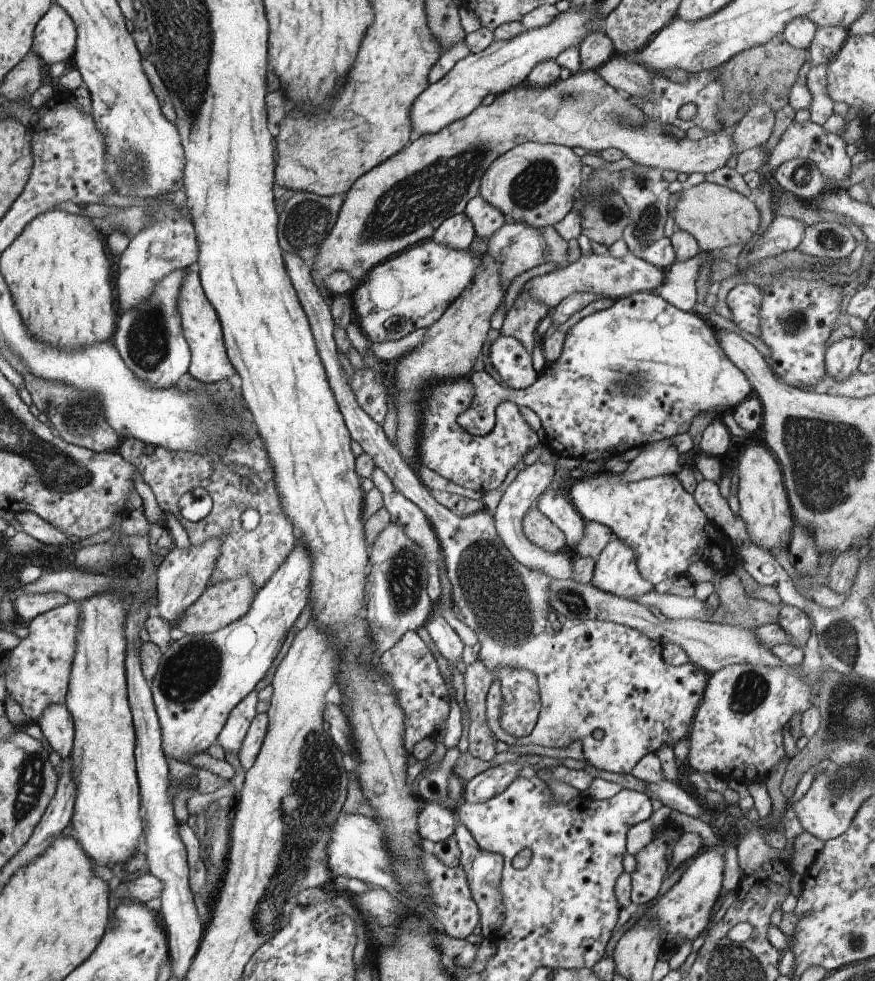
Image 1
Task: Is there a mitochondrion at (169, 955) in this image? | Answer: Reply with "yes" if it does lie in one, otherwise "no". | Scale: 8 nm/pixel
no

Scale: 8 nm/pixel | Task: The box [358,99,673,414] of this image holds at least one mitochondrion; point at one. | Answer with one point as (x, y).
(536, 183)

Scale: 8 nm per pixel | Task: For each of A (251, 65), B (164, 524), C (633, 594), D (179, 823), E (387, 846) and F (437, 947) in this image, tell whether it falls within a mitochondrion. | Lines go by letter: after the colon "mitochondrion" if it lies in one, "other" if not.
A: other
B: other
C: other
D: other
E: other
F: other

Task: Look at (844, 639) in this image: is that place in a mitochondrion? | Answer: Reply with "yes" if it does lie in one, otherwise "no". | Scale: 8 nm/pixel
yes

